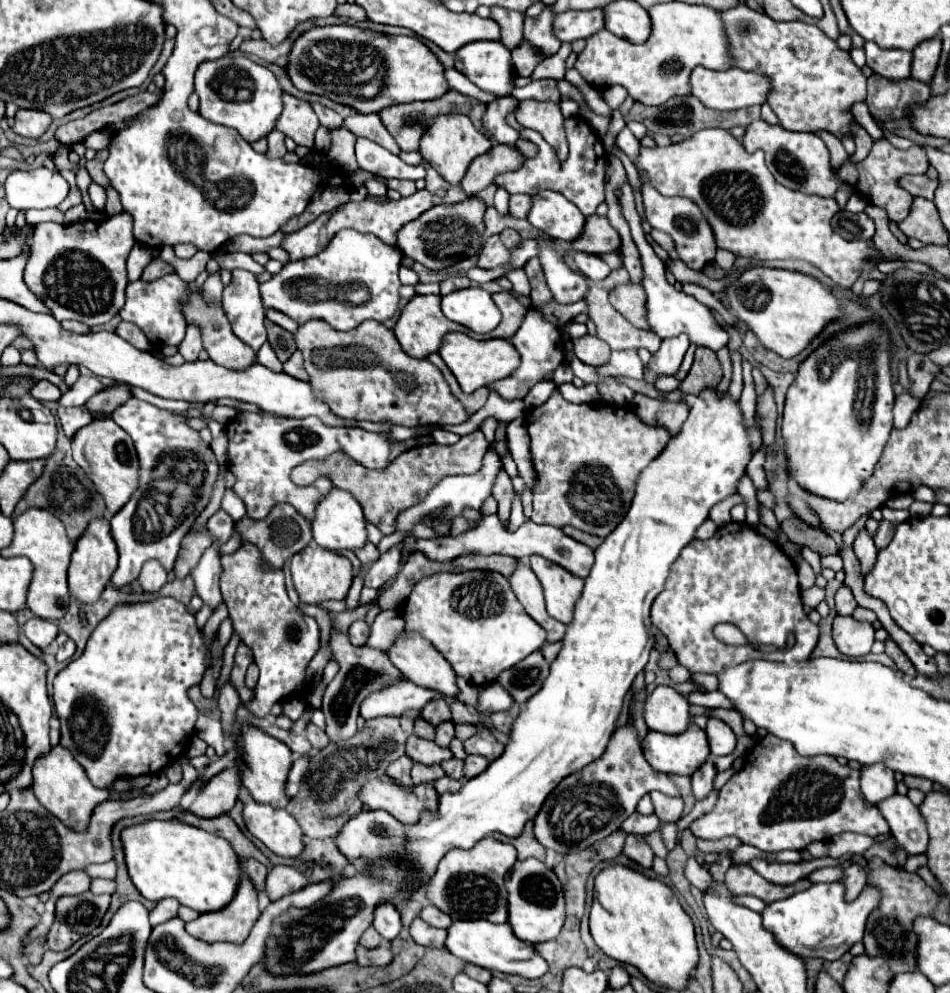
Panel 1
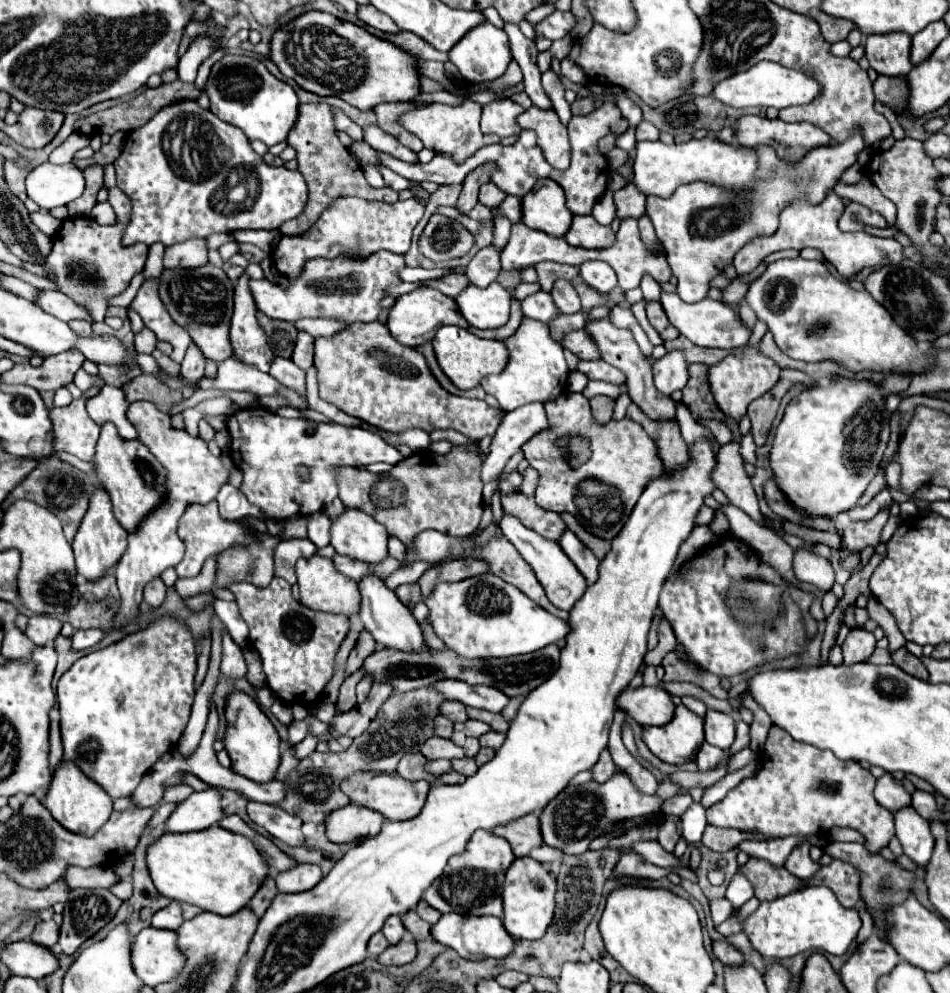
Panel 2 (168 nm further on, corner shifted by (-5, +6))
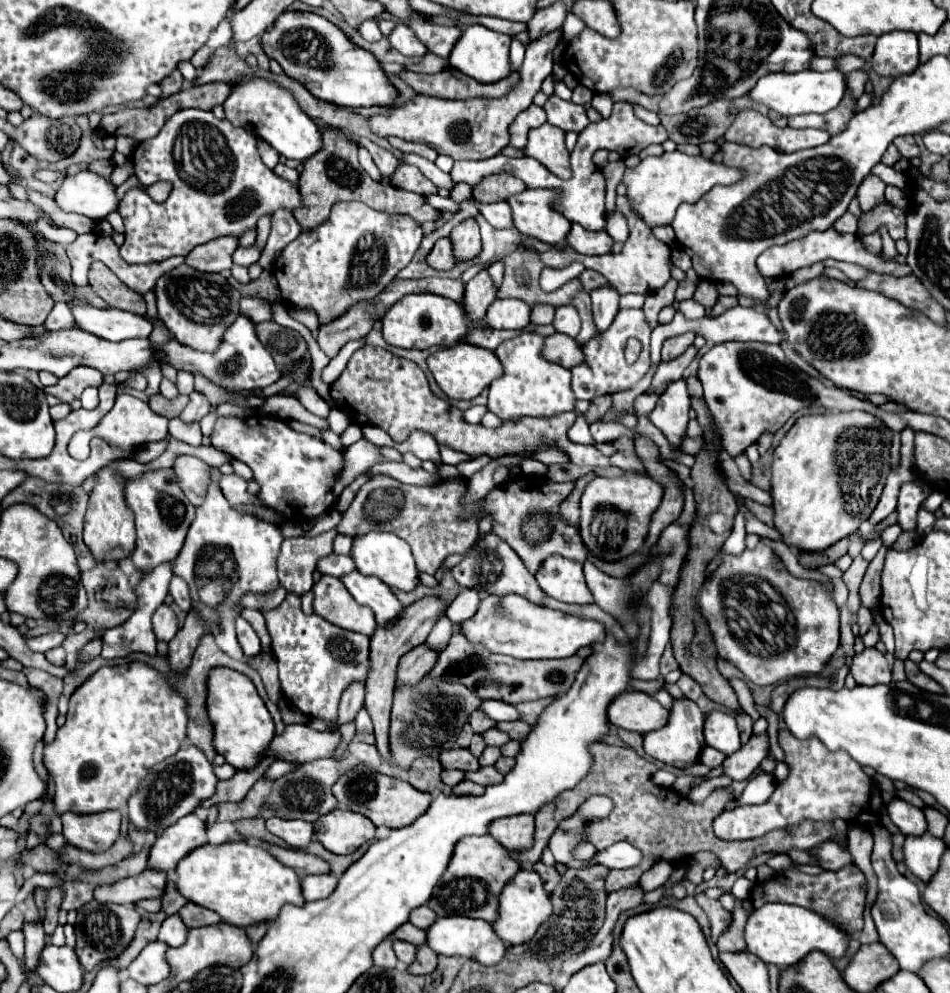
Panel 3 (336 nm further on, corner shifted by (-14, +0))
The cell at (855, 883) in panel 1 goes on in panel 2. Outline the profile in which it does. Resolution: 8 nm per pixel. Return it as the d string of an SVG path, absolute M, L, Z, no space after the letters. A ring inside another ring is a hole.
M833 860L829 866L823 866L821 872L817 872L811 880L805 882L807 884L825 884L829 886L835 896L839 898L839 902L847 908L855 908L859 906L861 898L859 898L859 872L841 860Z

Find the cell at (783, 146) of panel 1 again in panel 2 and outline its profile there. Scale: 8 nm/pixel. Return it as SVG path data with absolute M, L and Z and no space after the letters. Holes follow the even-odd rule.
M741 116L735 128L737 134L737 142L747 146L747 148L755 148L755 146L771 146L775 148L777 156L787 162L787 164L797 164L801 160L801 156L805 156L807 152L811 152L813 148L819 146L829 146L831 138L829 134L825 134L821 128L809 124L809 122L795 122L795 124L787 124L783 120L769 120L765 116Z

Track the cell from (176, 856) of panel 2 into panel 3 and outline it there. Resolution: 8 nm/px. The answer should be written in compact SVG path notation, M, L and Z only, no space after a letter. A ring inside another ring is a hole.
M226 842L218 846L202 846L192 850L176 866L176 886L180 894L208 910L214 910L222 922L240 928L272 922L284 904L304 904L300 878L292 868L280 864L262 846L250 846L248 842Z

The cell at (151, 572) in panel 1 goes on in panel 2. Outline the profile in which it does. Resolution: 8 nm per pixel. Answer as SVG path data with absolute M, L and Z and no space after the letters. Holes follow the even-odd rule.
M157 576L157 578L153 578L147 586L145 586L145 602L149 604L149 606L153 606L153 608L157 608L161 602L163 602L163 598L165 598L165 584L163 584L163 580Z

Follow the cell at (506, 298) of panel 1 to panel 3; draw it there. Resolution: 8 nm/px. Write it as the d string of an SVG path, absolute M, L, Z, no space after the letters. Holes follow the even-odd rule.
M410 294L402 300L398 300L388 312L386 316L382 318L382 336L384 340L390 344L390 346L396 346L396 348L416 348L416 350L426 350L430 346L454 346L464 334L468 334L472 328L484 324L484 320L480 322L470 322L466 318L466 312L464 312L464 306L458 304L458 302L452 302L450 298L444 298L444 296L436 296L436 294Z

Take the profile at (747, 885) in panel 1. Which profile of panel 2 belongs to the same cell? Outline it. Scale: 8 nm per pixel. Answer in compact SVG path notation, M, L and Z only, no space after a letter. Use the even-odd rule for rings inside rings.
M749 858L749 862L745 866L739 866L737 872L753 884L755 896L759 900L775 900L803 888L801 878L789 874L785 868L775 868L759 858Z

